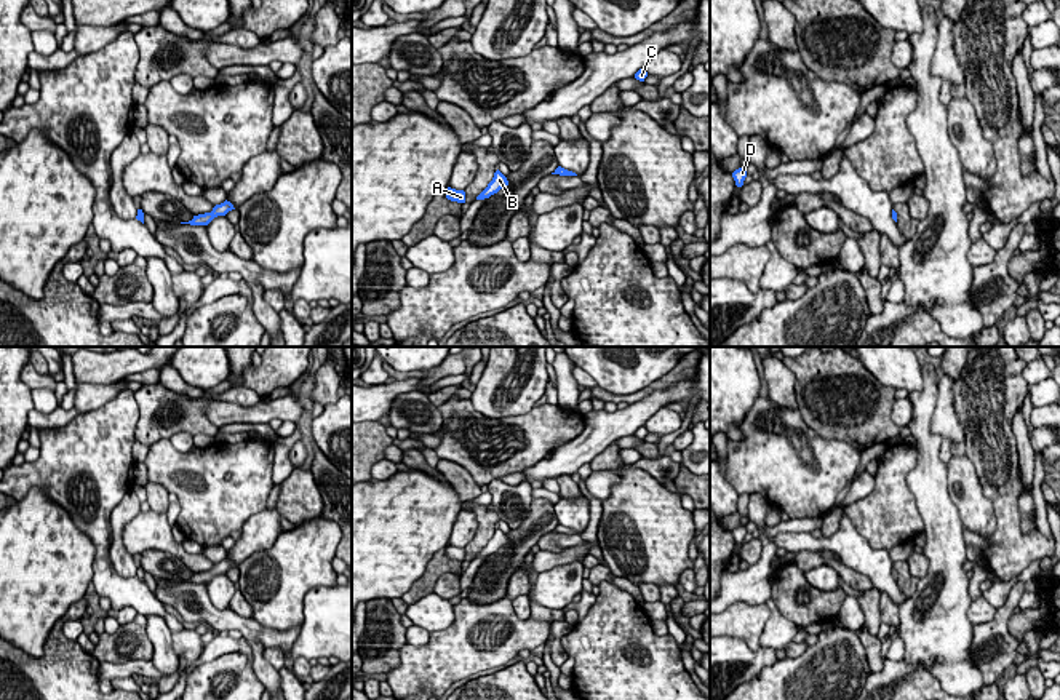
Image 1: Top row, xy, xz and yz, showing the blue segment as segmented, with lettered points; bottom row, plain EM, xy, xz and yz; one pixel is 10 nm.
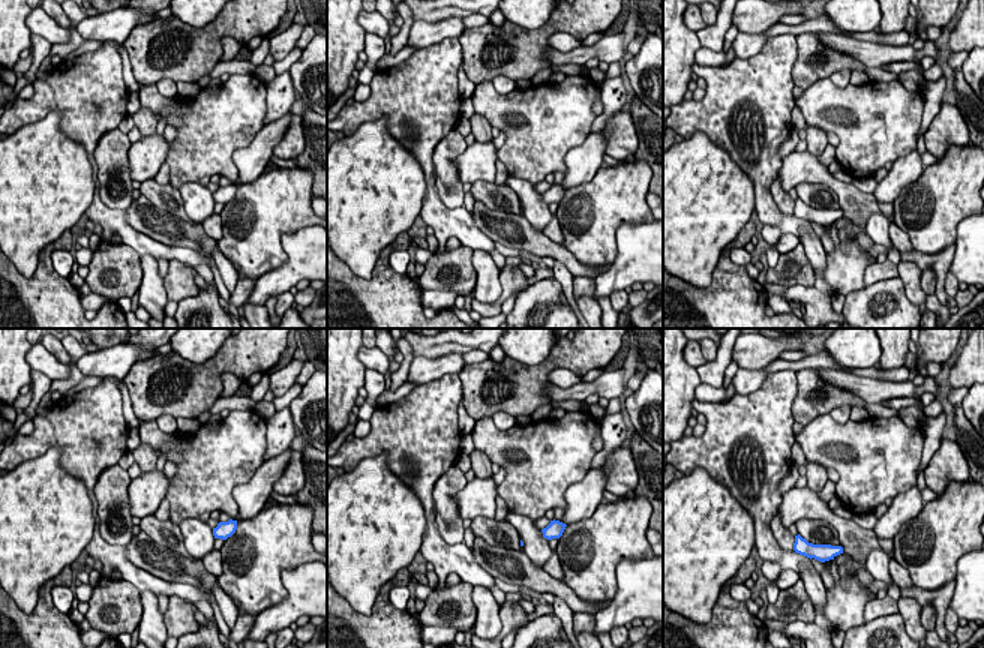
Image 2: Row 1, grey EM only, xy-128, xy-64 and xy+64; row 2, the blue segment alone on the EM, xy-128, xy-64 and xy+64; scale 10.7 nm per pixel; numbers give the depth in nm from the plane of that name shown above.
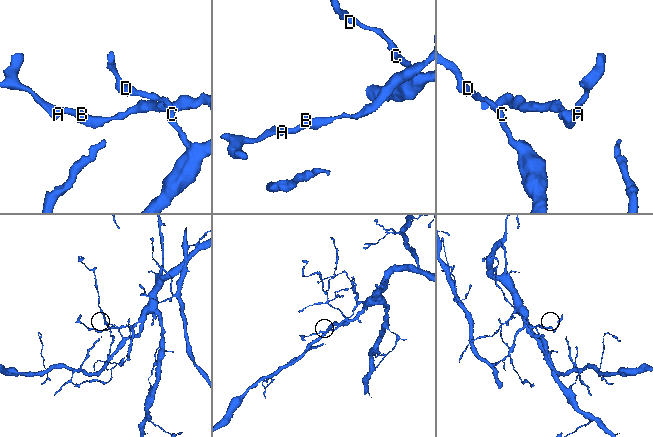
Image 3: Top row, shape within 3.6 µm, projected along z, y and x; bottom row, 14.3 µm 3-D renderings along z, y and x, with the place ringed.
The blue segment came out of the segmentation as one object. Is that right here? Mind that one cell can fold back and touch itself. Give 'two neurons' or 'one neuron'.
two neurons

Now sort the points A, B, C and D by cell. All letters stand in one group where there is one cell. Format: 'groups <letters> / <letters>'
groups A B / C D

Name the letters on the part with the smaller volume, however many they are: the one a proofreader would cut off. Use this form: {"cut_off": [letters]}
{"cut_off": ["A", "B"]}

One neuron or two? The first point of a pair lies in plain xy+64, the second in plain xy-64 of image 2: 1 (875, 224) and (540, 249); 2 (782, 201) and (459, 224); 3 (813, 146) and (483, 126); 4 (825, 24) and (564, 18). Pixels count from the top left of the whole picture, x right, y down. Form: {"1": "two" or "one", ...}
{"1": "two", "2": "two", "3": "one", "4": "two"}

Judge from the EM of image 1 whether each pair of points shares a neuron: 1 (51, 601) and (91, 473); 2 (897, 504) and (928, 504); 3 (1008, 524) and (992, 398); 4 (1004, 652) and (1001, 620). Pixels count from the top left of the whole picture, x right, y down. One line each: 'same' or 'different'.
1: different
2: different
3: same
4: same

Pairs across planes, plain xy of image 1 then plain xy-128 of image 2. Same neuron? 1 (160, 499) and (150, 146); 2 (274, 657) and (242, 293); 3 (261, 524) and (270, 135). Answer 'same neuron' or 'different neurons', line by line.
1: different neurons
2: same neuron
3: same neuron

